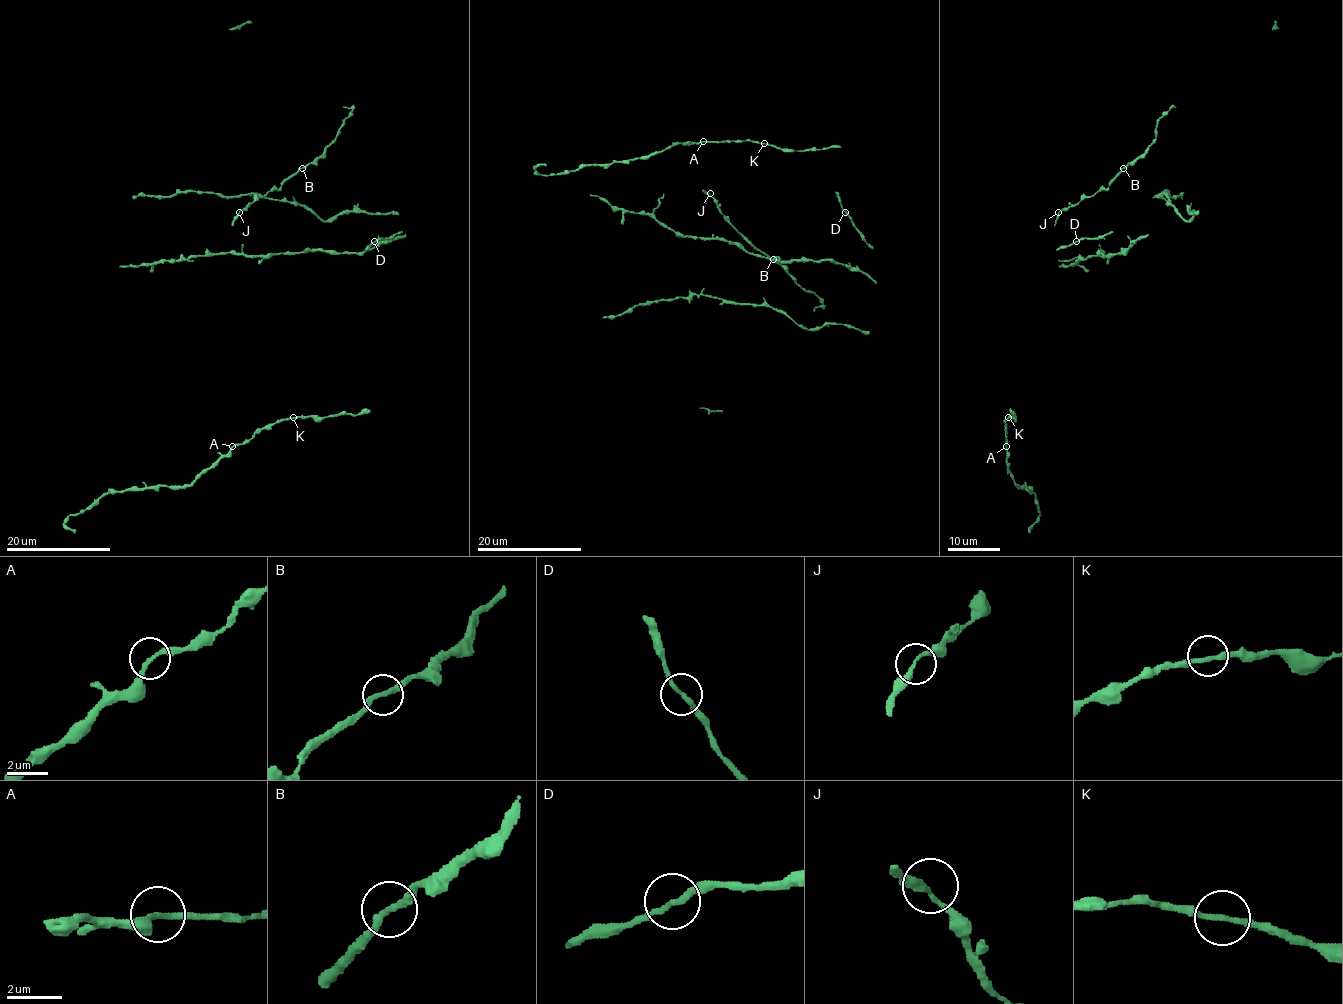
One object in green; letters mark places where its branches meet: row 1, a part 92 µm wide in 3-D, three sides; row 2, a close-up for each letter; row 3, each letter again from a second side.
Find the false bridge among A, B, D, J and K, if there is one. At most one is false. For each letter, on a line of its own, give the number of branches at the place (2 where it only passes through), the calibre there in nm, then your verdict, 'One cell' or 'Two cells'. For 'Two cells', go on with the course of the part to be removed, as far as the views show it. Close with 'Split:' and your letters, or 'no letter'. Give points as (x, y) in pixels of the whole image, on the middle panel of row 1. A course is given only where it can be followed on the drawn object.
A: Branches: 2. Thickness 200 nm. One cell
B: Branches: 2. Thickness 220 nm. One cell
D: Branches: 2. Thickness 200 nm. One cell
J: Branches: 2. Thickness 220 nm. One cell
K: Branches: 2. Thickness 200 nm. One cell
Split: no letter

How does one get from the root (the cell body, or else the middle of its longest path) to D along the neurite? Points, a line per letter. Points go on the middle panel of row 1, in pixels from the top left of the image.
D: (868, 247), (864, 237), (845, 212)

